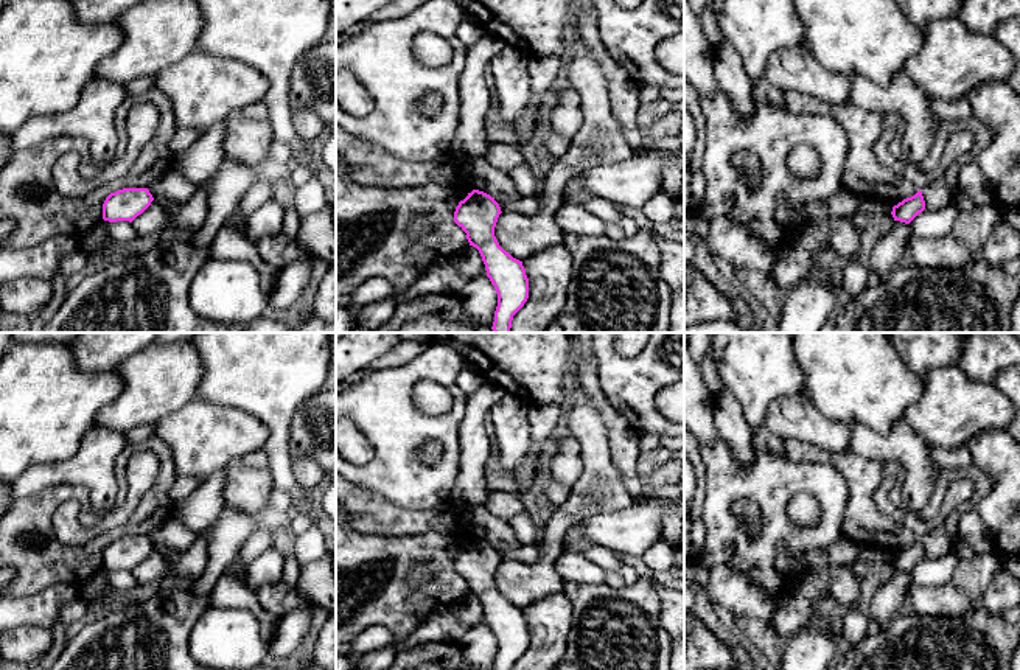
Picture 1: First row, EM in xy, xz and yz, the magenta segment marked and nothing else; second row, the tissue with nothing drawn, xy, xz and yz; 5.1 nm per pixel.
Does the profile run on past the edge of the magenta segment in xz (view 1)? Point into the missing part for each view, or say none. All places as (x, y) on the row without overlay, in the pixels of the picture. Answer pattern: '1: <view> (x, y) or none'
1: none

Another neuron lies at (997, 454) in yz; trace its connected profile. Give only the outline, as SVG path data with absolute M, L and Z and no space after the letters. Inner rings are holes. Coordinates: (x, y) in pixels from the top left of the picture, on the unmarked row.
M986 431L972 437L966 451L992 479L992 490L976 504L976 513L995 549L1020 558L1020 445L1006 431Z

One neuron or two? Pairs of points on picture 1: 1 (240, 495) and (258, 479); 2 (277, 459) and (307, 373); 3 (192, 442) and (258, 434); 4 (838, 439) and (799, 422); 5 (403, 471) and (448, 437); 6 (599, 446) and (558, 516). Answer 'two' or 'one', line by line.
1: one
2: one
3: one
4: one
5: one
6: one

